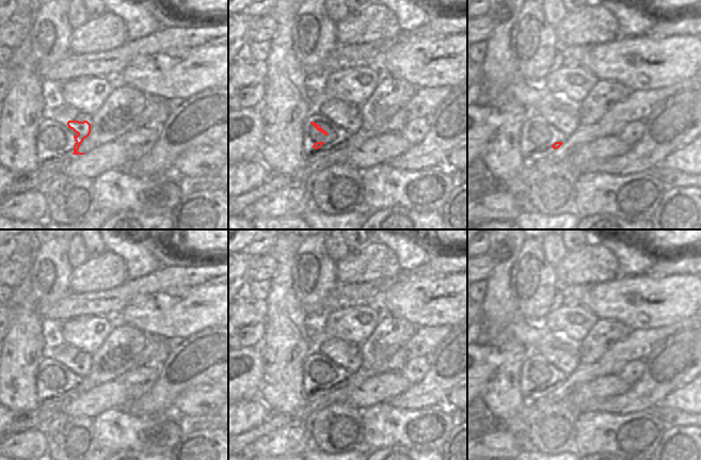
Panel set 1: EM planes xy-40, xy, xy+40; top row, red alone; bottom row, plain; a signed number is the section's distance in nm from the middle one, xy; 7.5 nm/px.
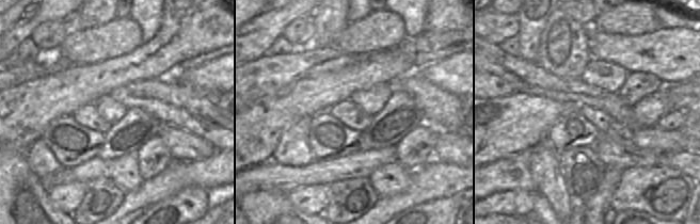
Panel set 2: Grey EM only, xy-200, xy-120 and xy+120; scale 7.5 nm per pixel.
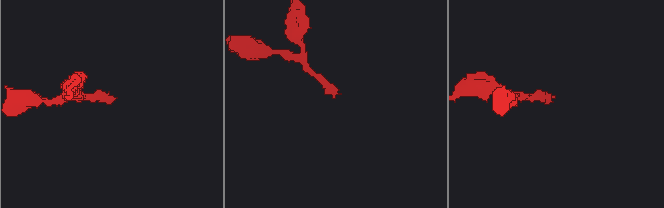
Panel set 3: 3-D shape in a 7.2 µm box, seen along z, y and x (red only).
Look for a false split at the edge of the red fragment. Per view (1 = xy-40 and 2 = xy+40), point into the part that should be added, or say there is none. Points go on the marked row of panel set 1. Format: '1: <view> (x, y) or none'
1: none
2: none

